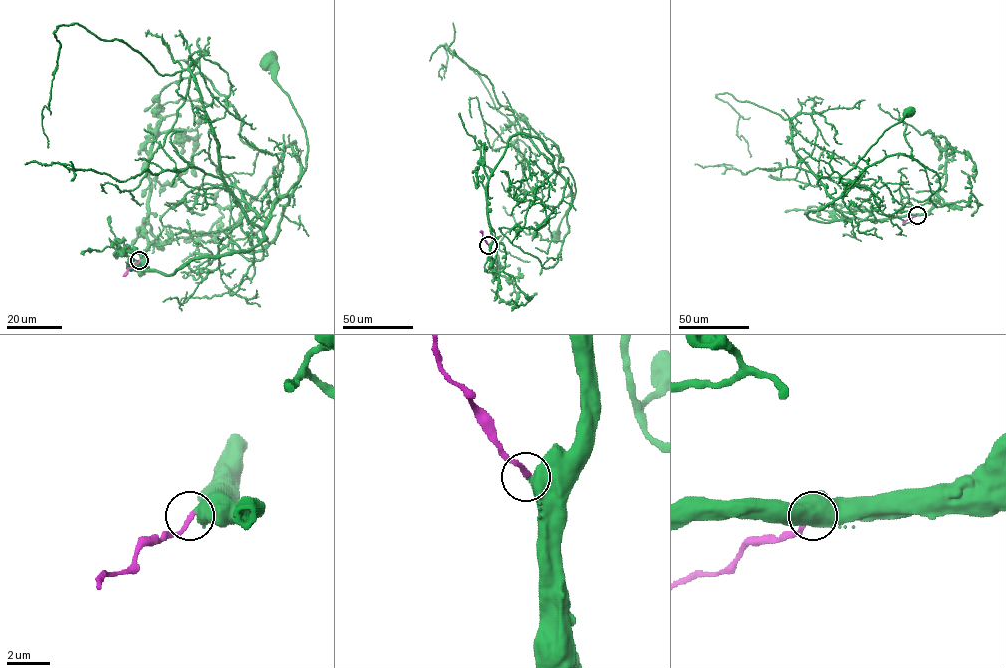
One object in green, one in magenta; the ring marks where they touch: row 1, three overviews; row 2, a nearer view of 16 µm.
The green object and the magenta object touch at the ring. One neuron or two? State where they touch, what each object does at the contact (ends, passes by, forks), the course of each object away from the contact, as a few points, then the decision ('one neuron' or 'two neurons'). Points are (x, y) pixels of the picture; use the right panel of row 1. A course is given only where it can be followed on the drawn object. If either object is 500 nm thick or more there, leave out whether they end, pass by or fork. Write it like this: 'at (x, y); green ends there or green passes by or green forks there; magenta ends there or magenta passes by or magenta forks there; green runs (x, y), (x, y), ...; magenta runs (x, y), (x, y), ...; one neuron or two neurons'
at (917, 215); green runs (916, 215), (821, 222), (806, 214), (839, 197), (844, 186), (839, 179), (908, 112); magenta runs (916, 215), (903, 223); one neuron

